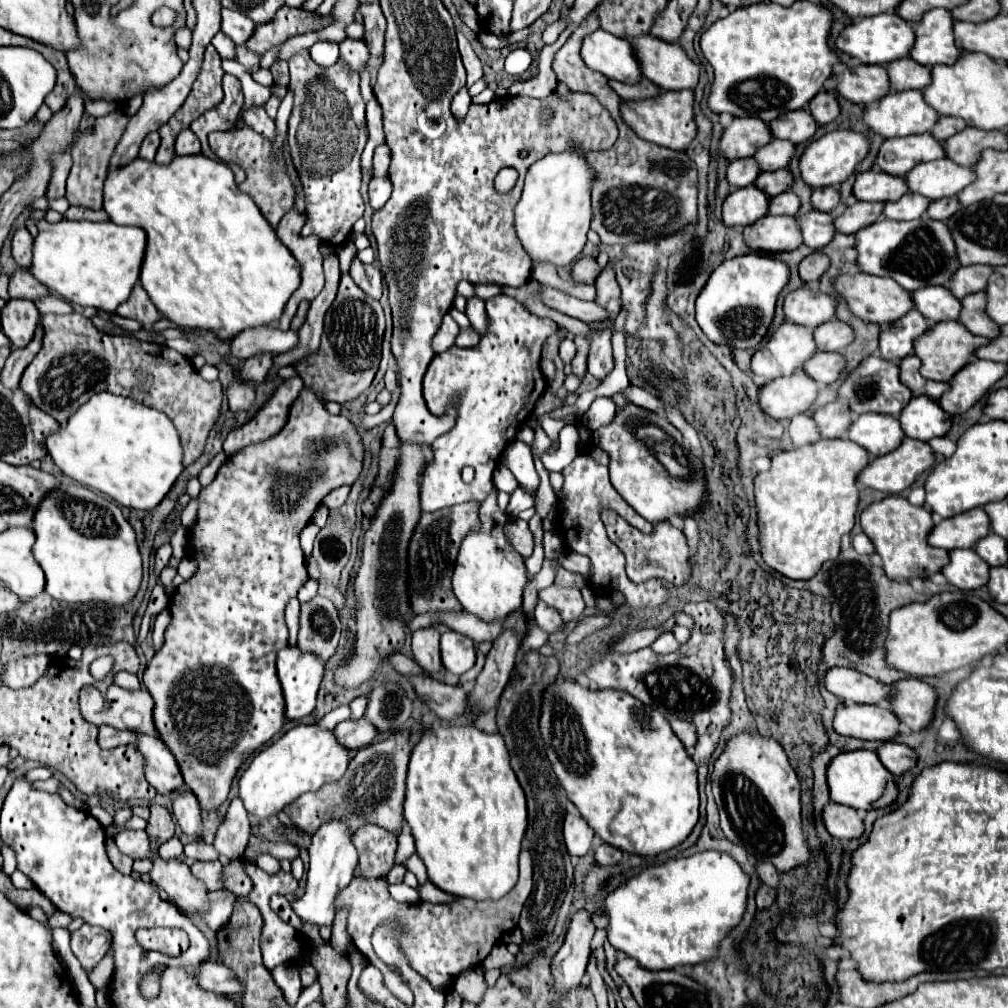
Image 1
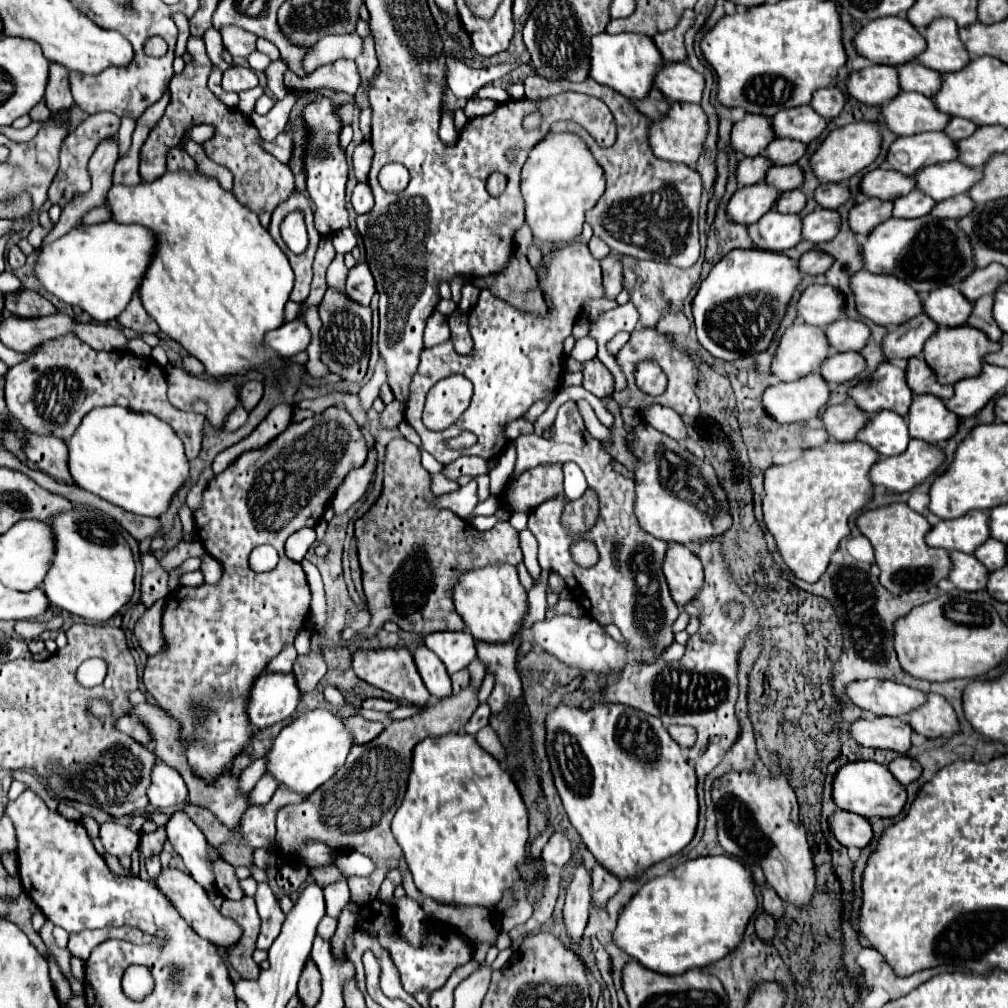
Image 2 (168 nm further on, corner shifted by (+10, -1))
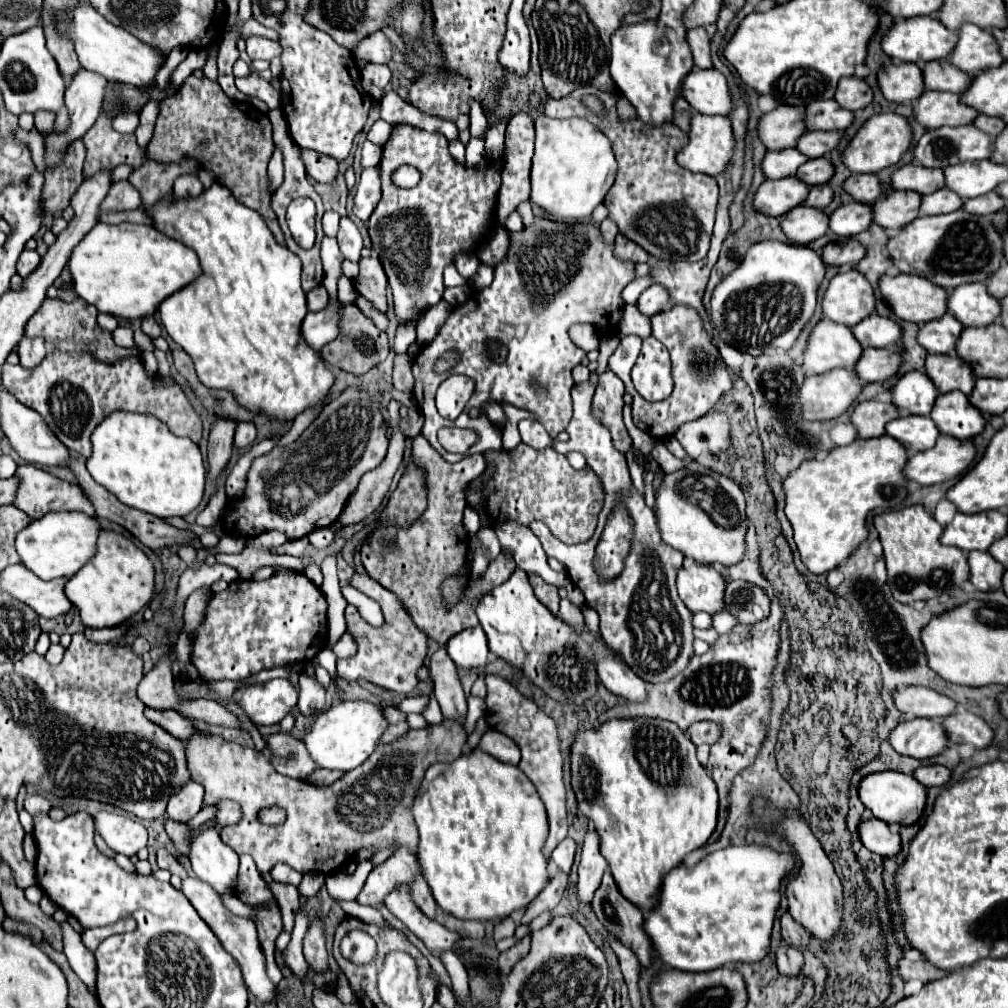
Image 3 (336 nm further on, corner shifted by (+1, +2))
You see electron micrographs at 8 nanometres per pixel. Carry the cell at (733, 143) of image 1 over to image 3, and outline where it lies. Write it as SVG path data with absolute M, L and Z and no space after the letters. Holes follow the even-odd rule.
M782 104L758 120L758 138L768 150L792 148L804 132L804 112L794 106Z

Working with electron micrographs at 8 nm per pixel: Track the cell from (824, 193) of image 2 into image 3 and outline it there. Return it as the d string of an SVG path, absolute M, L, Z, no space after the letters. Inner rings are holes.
M854 174L844 182L844 190L862 204L874 204L880 198L880 182L876 174Z

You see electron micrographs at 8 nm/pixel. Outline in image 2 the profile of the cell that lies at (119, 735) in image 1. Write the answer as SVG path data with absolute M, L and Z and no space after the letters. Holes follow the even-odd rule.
M125 715L117 721L117 727L123 731L123 733L129 733L133 739L141 741L143 745L149 745L153 741L151 733L147 731L147 727L137 719L137 717L131 717L131 715Z

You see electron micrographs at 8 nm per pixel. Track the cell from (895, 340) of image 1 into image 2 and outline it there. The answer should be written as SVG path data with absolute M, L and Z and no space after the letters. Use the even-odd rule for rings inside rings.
M921 313L919 317L913 317L907 323L889 331L889 335L883 339L883 351L887 359L919 357L925 341L935 331L937 331L937 323L925 313Z

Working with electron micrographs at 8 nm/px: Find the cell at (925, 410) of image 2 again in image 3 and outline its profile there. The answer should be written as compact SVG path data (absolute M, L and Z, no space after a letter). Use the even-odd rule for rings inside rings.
M958 390L940 394L934 402L930 418L938 426L940 434L954 436L958 440L974 438L984 428L982 412L976 410L968 396Z

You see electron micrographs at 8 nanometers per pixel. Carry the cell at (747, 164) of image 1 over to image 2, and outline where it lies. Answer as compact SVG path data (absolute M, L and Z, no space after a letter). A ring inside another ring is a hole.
M763 155L741 159L739 165L737 165L737 181L739 181L739 187L755 185L755 183L765 181L765 175L767 175L767 171L771 167L773 167L773 163L767 157L763 157Z

